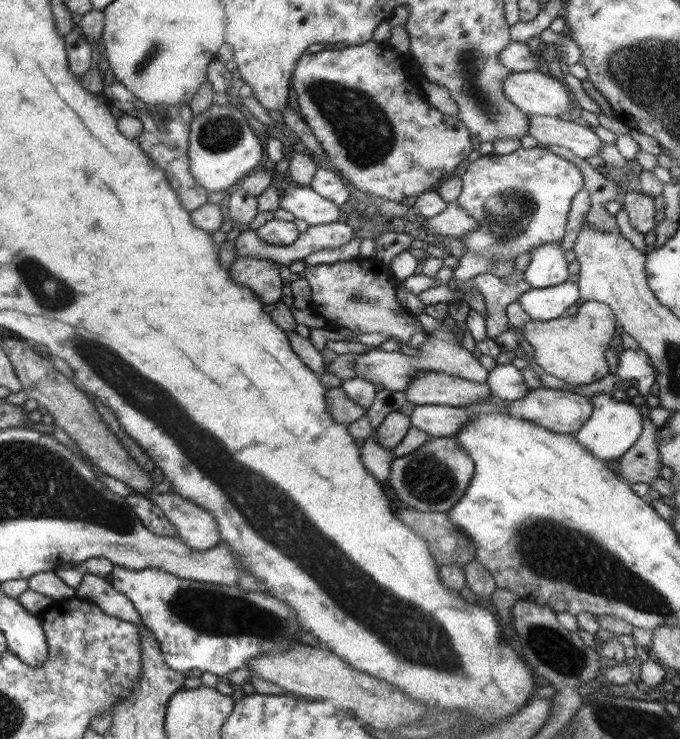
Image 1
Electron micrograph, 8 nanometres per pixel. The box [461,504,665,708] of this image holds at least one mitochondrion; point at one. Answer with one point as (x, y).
(550, 645)

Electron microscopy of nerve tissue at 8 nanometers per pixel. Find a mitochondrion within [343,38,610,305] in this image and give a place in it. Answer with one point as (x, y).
(507, 217)

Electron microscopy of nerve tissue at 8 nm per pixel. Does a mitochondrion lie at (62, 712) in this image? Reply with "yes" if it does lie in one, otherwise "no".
no

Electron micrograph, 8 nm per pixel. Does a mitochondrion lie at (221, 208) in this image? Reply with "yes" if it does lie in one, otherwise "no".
no

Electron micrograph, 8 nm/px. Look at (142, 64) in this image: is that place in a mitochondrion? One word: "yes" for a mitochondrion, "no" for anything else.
yes

